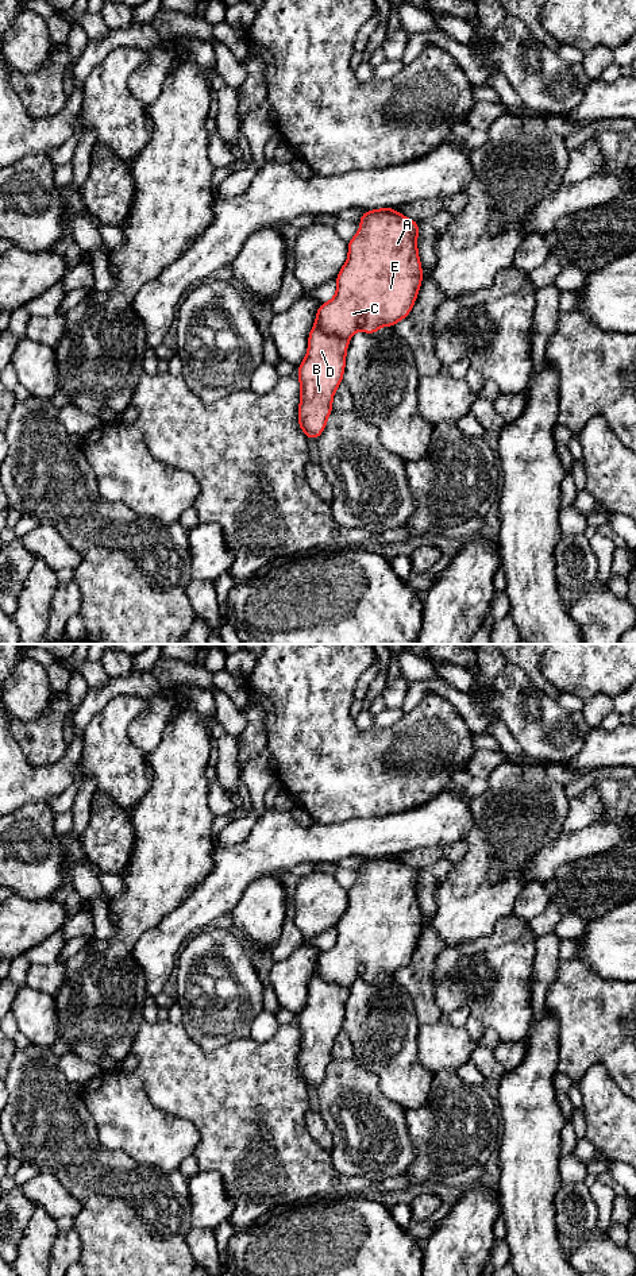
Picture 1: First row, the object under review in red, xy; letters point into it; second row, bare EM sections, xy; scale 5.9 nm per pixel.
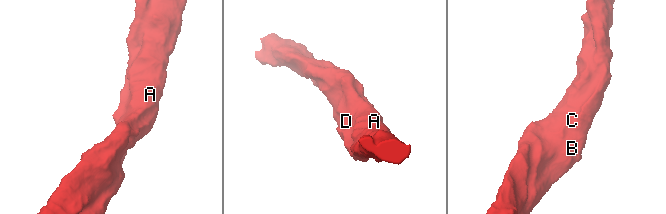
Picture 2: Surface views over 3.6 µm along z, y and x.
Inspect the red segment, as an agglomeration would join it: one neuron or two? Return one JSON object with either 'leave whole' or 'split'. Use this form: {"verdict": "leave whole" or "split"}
{"verdict": "leave whole"}

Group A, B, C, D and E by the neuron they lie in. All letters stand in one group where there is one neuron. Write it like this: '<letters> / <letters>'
A B C D E

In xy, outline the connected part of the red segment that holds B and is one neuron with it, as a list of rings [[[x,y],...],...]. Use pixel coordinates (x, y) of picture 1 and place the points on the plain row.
[[[394,856],[365,859],[361,875],[350,887],[348,906],[336,924],[336,942],[320,952],[316,969],[308,984],[308,1001],[297,1015],[300,1026],[298,1073],[308,1087],[316,1088],[332,1061],[332,1046],[343,1030],[350,986],[362,978],[373,984],[379,975],[394,975],[405,967],[417,947],[423,929],[417,901],[419,871]]]

